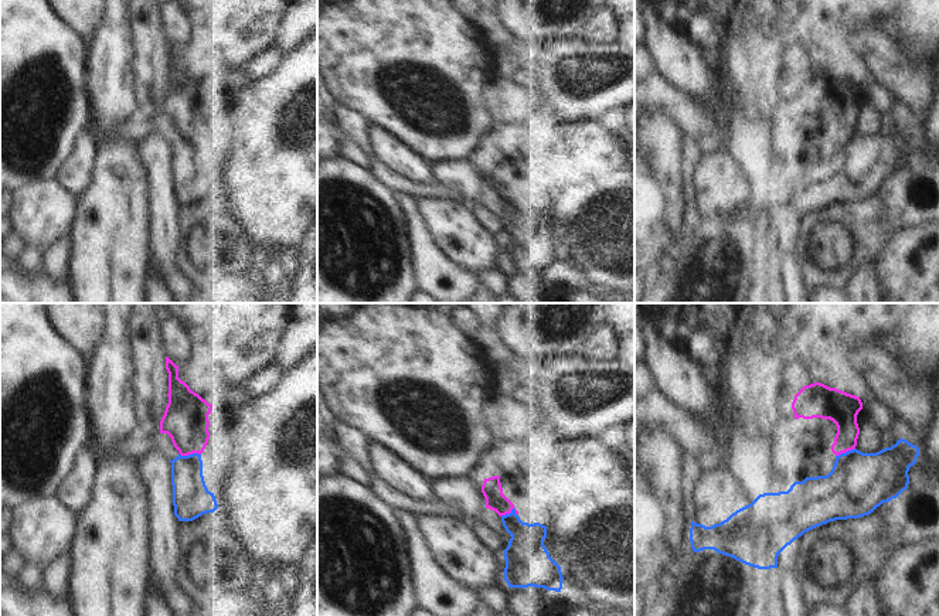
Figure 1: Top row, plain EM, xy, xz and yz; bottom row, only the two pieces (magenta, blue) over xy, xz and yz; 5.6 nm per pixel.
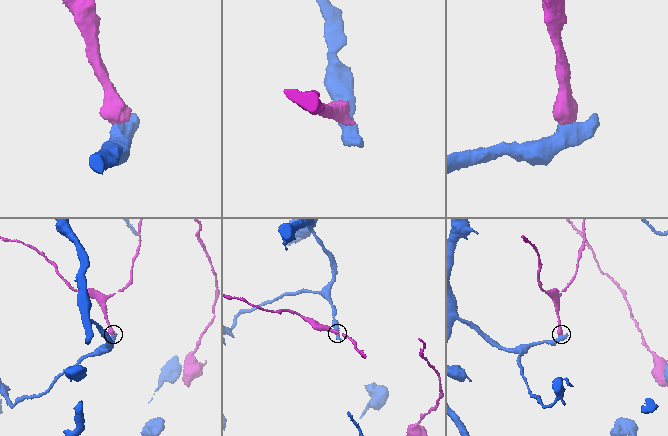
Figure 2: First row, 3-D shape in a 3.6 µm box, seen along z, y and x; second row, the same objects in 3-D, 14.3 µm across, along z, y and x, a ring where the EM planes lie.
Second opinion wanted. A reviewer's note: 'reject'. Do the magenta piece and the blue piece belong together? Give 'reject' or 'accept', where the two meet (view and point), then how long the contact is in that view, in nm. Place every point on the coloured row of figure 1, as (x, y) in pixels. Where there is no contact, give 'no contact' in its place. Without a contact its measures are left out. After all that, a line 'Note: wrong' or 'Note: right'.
reject; contact xz (509, 513); length 100 nm
Note: right

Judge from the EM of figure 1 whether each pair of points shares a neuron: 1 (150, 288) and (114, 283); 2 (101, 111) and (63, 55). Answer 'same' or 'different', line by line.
1: different
2: different

